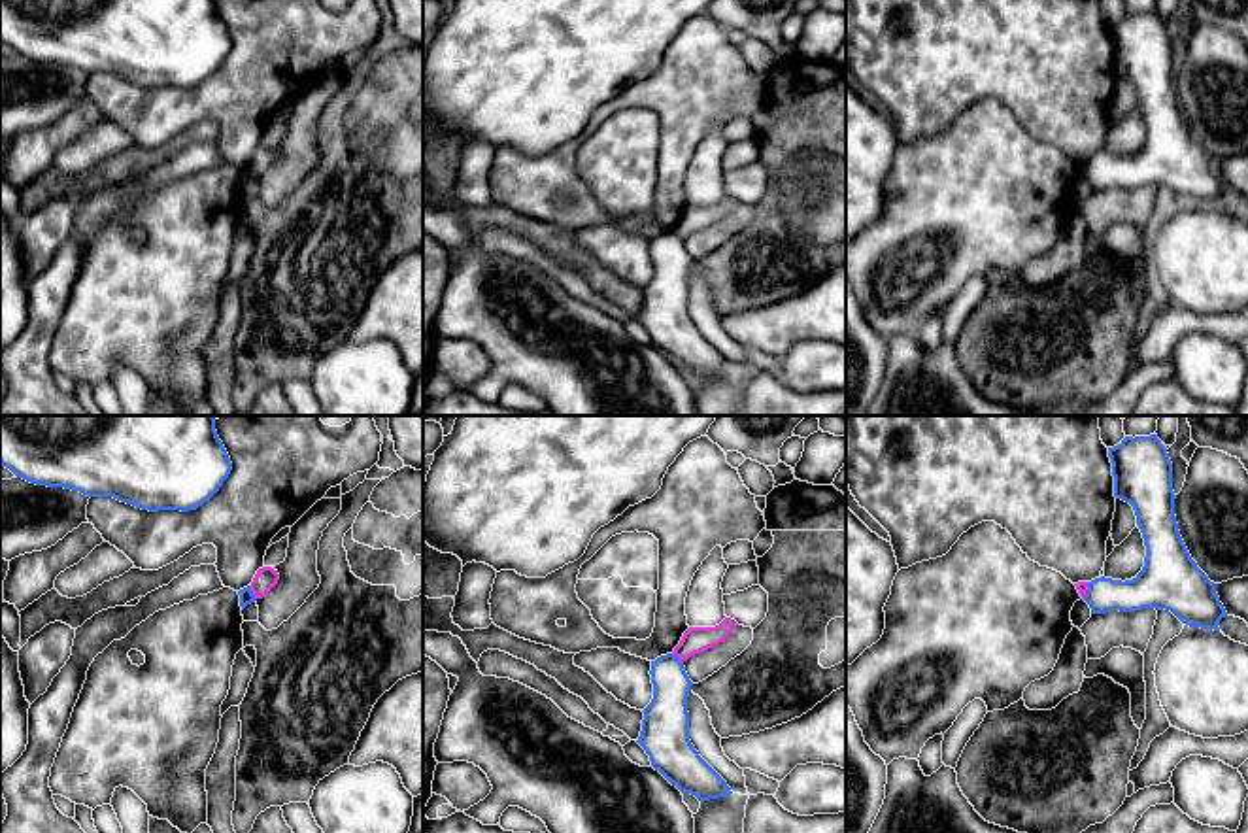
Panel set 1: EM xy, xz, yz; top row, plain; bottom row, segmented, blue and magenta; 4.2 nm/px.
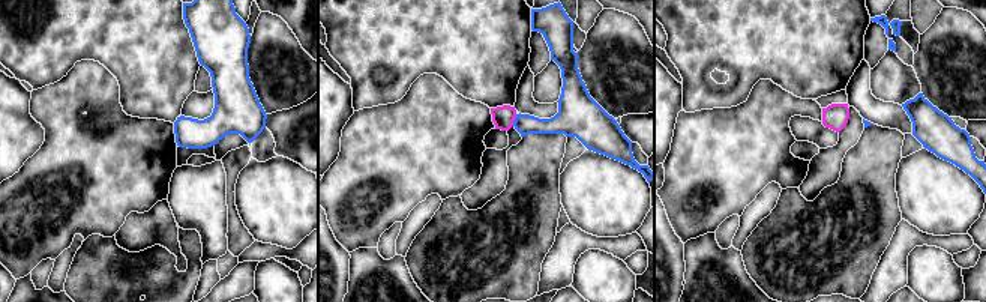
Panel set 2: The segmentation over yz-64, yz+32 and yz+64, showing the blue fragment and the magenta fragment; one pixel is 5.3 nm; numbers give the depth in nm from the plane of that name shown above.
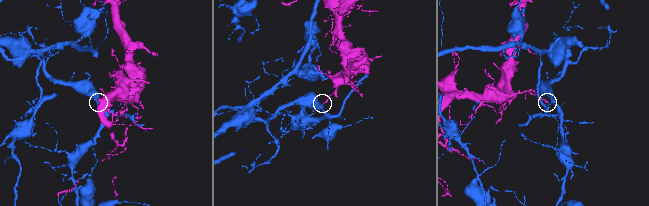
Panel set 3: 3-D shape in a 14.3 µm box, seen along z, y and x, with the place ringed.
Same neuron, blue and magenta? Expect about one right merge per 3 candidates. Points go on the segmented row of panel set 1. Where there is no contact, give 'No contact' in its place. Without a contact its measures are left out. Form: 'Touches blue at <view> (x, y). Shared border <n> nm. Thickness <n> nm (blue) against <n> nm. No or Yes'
Touches blue at xy (252, 594). Shared border 70 nm. Thickness 60 nm (blue) against 90 nm. No

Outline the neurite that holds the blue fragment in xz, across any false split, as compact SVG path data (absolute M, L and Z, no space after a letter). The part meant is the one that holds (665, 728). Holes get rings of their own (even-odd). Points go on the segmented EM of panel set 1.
M666 654L651 661L653 699L642 710L638 744L659 771L682 793L700 803L731 795L727 782L699 756L689 740L687 697L693 682L683 661Z

